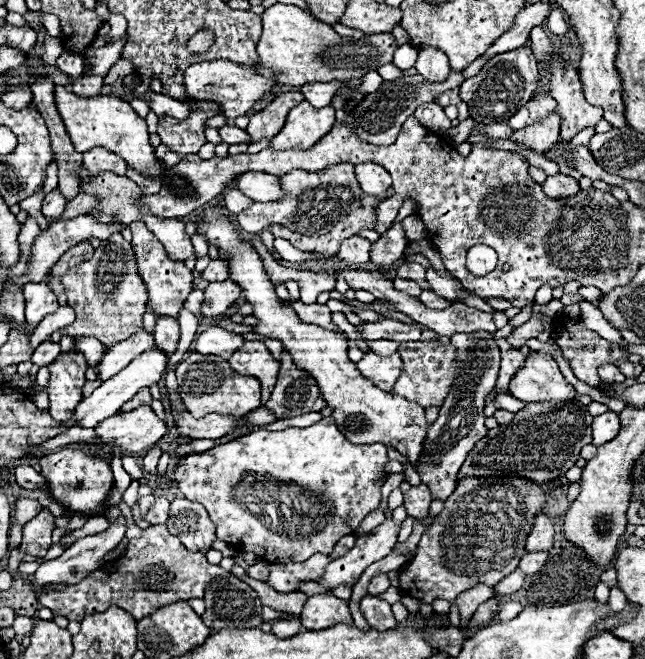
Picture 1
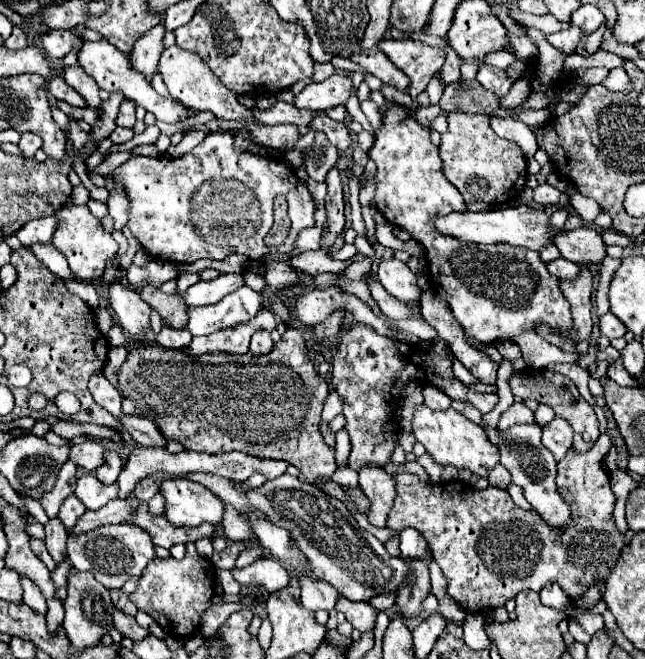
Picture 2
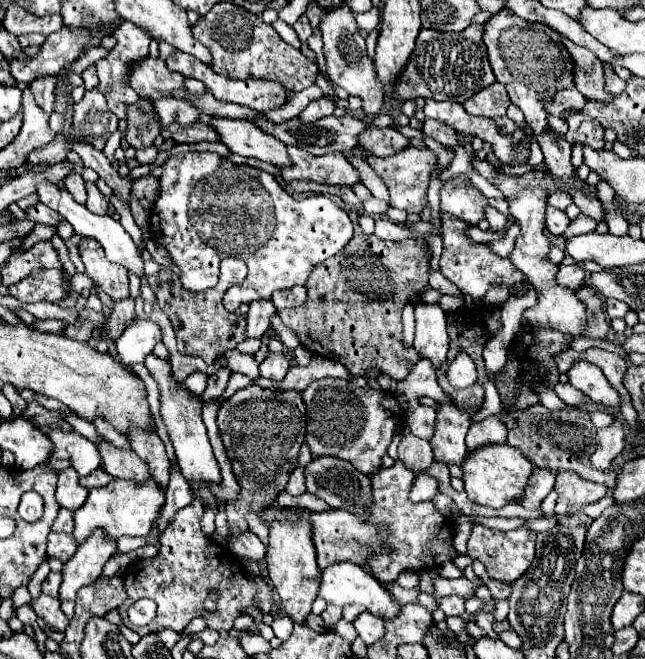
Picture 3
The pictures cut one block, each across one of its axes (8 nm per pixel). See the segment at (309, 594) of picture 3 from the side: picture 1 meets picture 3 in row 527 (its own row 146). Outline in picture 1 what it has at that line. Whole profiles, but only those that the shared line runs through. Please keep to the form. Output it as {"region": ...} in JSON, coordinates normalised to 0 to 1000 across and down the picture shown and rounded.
{"region":[[[474,152],[465,155],[450,167],[440,194],[419,212],[419,225],[484,225],[490,212],[515,197],[518,173],[515,161],[487,164]]]}

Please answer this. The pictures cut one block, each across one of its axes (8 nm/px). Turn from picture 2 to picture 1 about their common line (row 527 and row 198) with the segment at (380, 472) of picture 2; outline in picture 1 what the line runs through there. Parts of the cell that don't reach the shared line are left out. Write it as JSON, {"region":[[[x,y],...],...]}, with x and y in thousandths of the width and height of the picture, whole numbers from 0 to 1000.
{"region":[[[577,246],[552,252],[552,273],[555,273],[564,294],[580,297],[586,303],[595,303],[602,285],[608,282],[605,264],[592,252],[577,249]]]}

